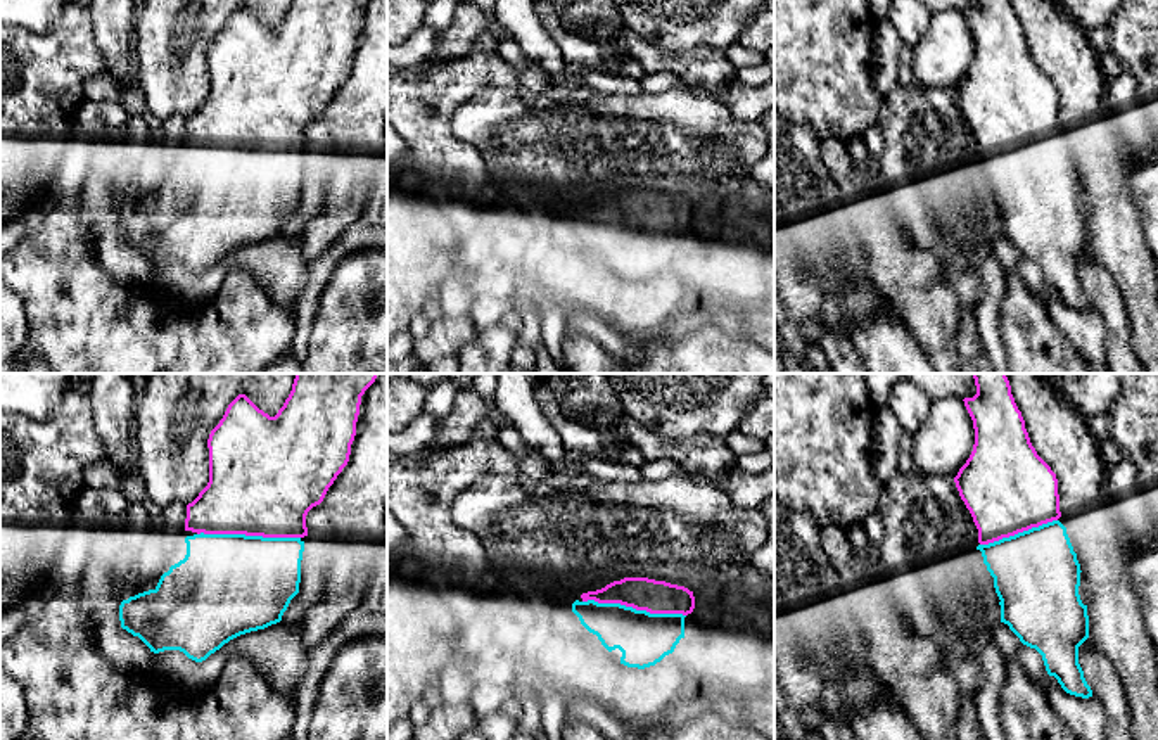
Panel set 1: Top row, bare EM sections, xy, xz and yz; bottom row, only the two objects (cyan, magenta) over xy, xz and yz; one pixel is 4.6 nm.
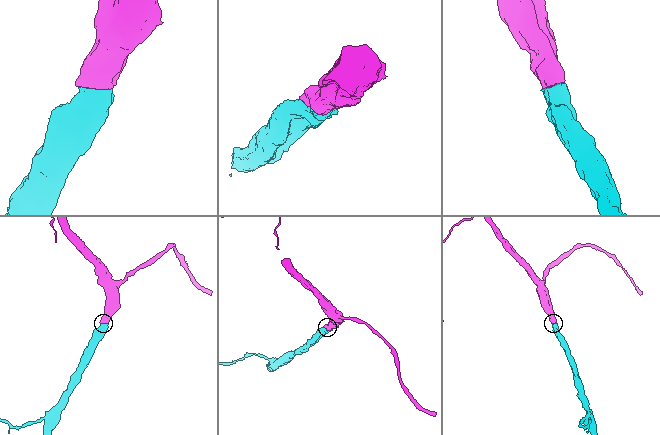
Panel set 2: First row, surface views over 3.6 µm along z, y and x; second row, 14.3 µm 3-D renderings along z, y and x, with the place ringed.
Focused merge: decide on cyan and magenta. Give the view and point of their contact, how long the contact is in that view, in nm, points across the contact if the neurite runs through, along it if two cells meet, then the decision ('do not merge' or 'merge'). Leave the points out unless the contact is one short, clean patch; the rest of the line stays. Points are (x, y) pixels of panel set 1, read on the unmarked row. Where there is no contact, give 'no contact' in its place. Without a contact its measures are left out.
meets cyan in xy at (249, 149); contact 480 nm long; merge

